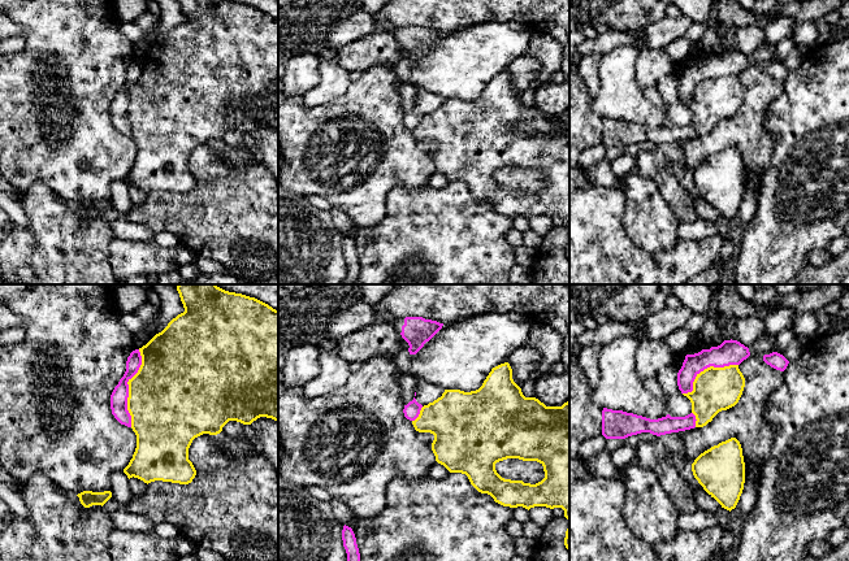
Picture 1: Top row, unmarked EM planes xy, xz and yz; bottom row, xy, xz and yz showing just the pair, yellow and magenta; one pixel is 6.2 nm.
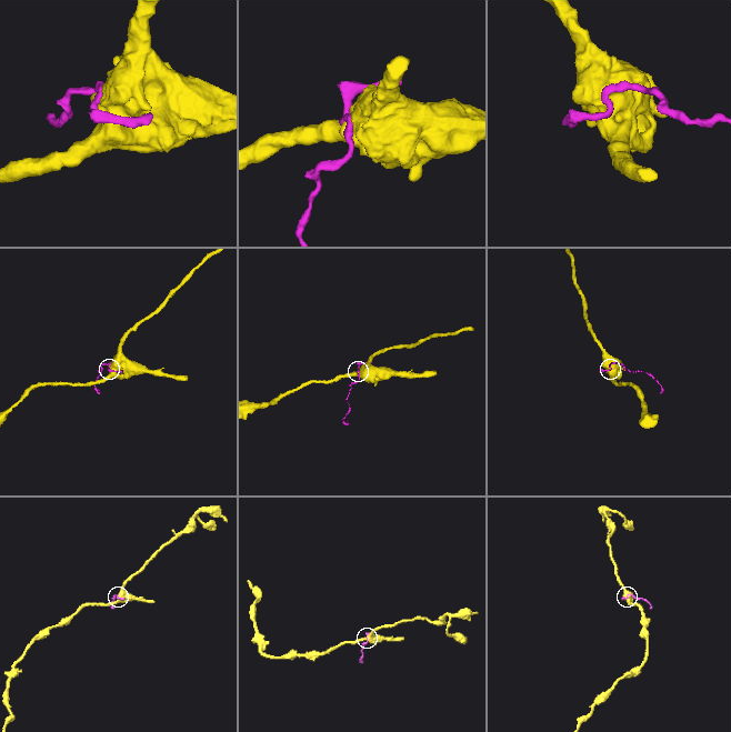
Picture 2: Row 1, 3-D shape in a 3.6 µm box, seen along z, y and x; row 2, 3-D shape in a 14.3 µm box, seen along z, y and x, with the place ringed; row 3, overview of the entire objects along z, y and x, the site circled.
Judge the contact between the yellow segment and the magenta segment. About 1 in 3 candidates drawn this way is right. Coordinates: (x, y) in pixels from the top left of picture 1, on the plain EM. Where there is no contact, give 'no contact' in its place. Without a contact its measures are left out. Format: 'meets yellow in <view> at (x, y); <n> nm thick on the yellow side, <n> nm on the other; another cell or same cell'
meets yellow in xy at (129, 98); 500 nm thick on the yellow side, 110 nm on the other; another cell

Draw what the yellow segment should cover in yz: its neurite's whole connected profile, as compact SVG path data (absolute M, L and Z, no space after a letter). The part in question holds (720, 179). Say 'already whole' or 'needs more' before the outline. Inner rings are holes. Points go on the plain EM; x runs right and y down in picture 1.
already whole; M731 147L701 162L692 173L692 181L703 199L722 217L736 217L745 192L745 171L742 157L736 147Z

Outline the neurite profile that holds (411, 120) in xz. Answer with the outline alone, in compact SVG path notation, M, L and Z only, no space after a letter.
M413 106L412 110L404 114L404 118L403 118L404 126L410 130L415 130L419 126L421 117L423 114L419 113Z

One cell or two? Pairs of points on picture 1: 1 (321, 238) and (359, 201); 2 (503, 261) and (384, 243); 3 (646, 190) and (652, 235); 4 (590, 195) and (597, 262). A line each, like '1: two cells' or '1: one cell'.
1: two cells
2: one cell
3: one cell
4: one cell

